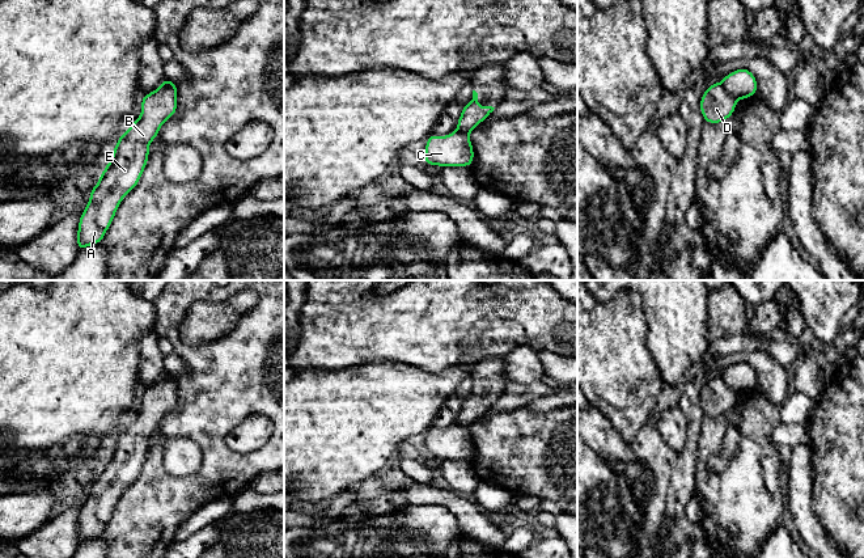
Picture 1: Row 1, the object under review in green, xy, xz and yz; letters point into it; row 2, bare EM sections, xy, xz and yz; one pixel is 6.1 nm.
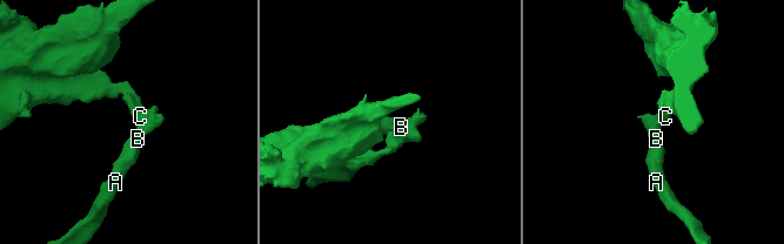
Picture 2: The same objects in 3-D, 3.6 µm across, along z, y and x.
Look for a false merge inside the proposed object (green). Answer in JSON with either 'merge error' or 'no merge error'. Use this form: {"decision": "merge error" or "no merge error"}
{"decision": "merge error"}

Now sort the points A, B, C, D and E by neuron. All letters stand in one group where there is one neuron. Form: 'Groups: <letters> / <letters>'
Groups: A B D E / C

